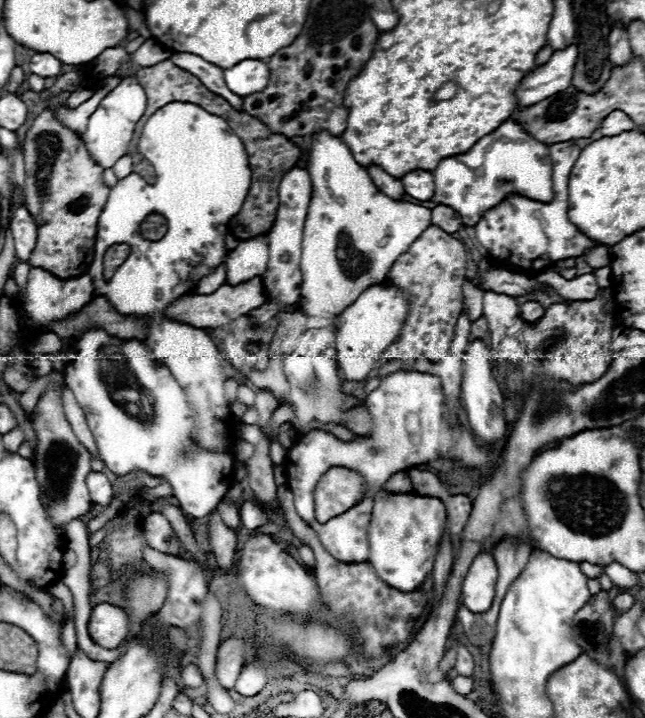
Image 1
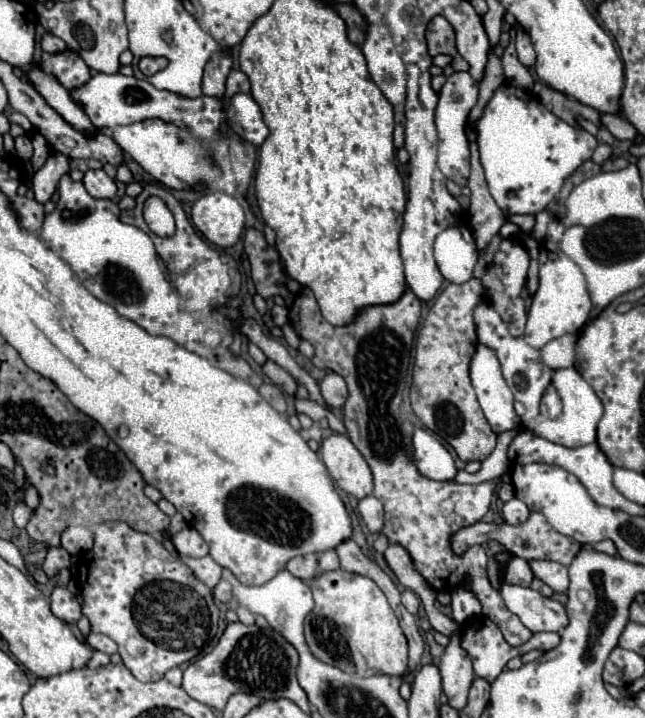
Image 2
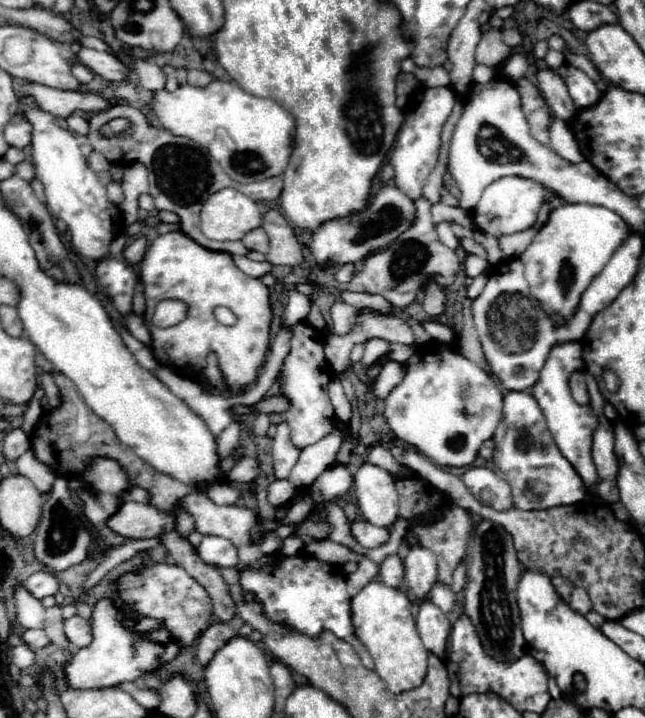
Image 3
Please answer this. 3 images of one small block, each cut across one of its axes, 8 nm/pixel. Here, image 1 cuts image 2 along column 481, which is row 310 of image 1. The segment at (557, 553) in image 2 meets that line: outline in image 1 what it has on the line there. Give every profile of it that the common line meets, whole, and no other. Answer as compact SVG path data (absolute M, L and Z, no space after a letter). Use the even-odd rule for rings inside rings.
M524 302L522 304L522 318L528 322L534 322L544 316L544 306L540 302Z

